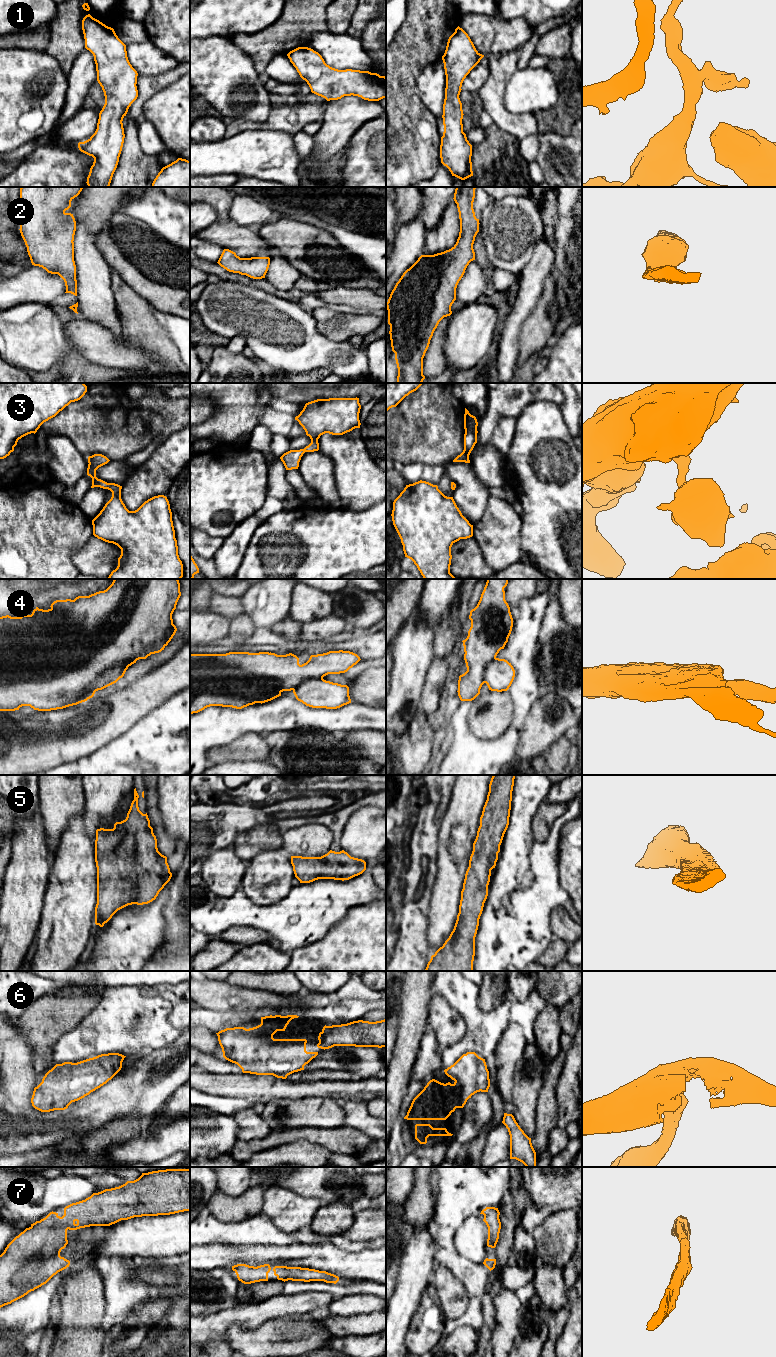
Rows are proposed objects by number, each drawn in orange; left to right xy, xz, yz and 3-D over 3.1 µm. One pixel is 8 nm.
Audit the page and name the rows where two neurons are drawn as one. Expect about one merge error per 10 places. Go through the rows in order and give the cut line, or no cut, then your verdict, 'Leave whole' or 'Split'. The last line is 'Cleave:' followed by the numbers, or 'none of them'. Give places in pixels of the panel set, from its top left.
1: No split. Leave whole
2: No split. Leave whole
3: No split. Leave whole
4: Split along xy (136, 659), (117, 663), (107, 668), (87, 689), (89, 695). Split
5: No split. Leave whole
6: No split. Leave whole
7: No split. Leave whole
Cleave: 4

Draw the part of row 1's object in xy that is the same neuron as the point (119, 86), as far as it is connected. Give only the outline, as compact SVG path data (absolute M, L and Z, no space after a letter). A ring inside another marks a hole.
M88 14L82 20L82 30L85 48L94 56L97 81L104 92L105 104L99 113L95 133L88 140L79 142L78 148L81 152L94 158L87 177L88 187L109 187L119 162L125 138L122 121L129 107L138 97L136 86L138 73L128 60L126 45L118 38L113 28Z

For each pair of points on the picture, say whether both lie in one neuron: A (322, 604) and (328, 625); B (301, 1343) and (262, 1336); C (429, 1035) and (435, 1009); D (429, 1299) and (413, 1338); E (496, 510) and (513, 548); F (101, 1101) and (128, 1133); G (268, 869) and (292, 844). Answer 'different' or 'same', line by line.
A: different
B: same
C: different
D: same
E: same
F: different
G: different

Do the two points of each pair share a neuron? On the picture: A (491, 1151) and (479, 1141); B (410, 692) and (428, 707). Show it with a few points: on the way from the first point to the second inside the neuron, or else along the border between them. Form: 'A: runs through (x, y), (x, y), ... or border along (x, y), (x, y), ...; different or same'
A: border along (489, 1131), (480, 1156); different
B: border along (425, 677), (419, 707); different

